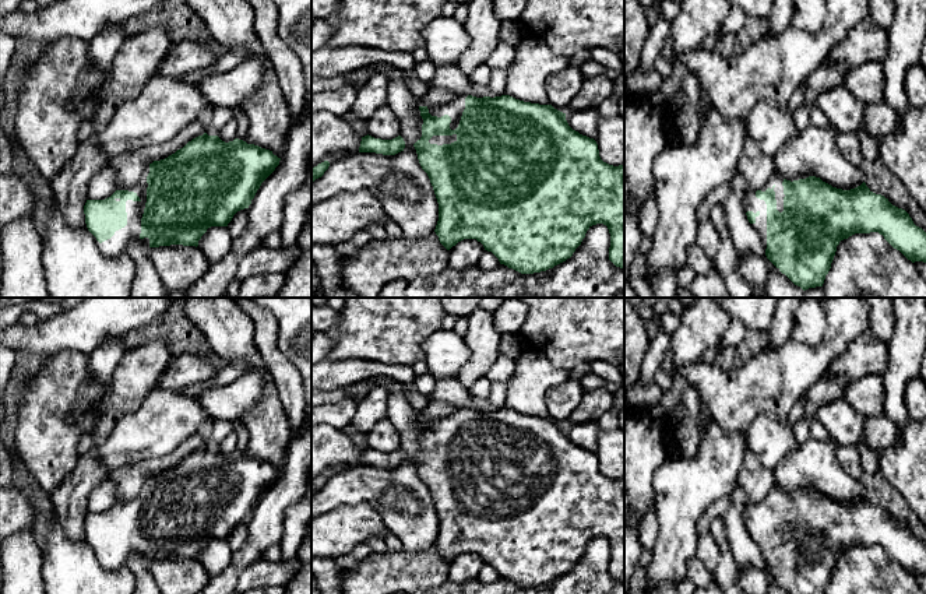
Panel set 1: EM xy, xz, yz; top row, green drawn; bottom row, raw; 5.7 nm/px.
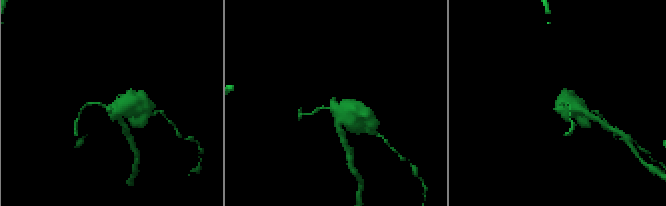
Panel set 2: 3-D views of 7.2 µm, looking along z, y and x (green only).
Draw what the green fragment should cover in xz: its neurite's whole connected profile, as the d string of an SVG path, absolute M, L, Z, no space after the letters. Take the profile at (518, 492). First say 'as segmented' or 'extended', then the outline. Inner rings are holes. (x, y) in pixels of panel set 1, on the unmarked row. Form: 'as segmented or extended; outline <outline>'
extended; outline M472 408L457 410L453 415L433 419L425 418L420 411L416 412L423 437L422 450L413 457L413 460L422 482L430 492L439 516L439 534L434 545L447 563L464 552L476 552L483 558L485 563L492 565L499 572L500 577L521 587L534 587L553 581L570 572L581 558L587 544L592 538L603 537L610 546L609 573L616 580L624 583L624 477L613 479L603 475L599 470L596 454L573 443L566 433L566 426L554 422L552 418L524 415L510 408L494 411L476 411Z

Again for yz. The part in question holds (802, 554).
extended; outline M774 486L760 503L744 505L743 523L761 552L767 572L791 594L824 594L837 559L855 546L879 545L912 576L926 576L926 545L913 537L905 523L892 519L884 509L873 506L865 495L855 502L842 503L816 489L791 495Z

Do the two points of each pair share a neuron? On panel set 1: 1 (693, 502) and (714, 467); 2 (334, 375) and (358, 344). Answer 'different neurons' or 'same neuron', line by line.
1: same neuron
2: different neurons

